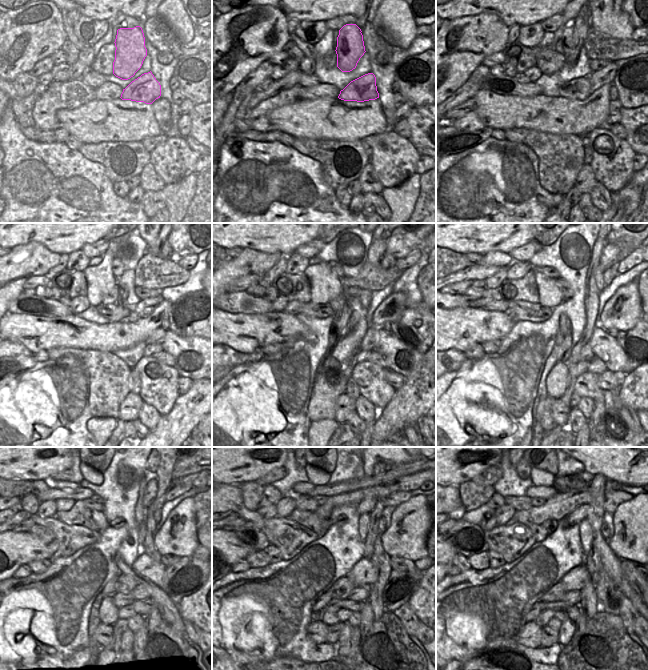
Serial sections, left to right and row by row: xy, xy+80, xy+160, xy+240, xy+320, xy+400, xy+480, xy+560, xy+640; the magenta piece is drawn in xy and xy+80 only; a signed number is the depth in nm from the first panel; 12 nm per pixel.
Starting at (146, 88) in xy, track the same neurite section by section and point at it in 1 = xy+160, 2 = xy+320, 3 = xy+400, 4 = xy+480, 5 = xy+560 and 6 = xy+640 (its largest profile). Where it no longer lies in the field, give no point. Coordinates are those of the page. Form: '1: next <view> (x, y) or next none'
1: next xy+160 (580, 89)
2: next xy+320 (313, 310)
3: next xy+400 (524, 311)
4: next xy+480 (71, 538)
5: next xy+560 (289, 537)
6: next xy+640 (512, 540)

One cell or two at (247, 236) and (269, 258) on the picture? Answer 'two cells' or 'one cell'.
two cells

